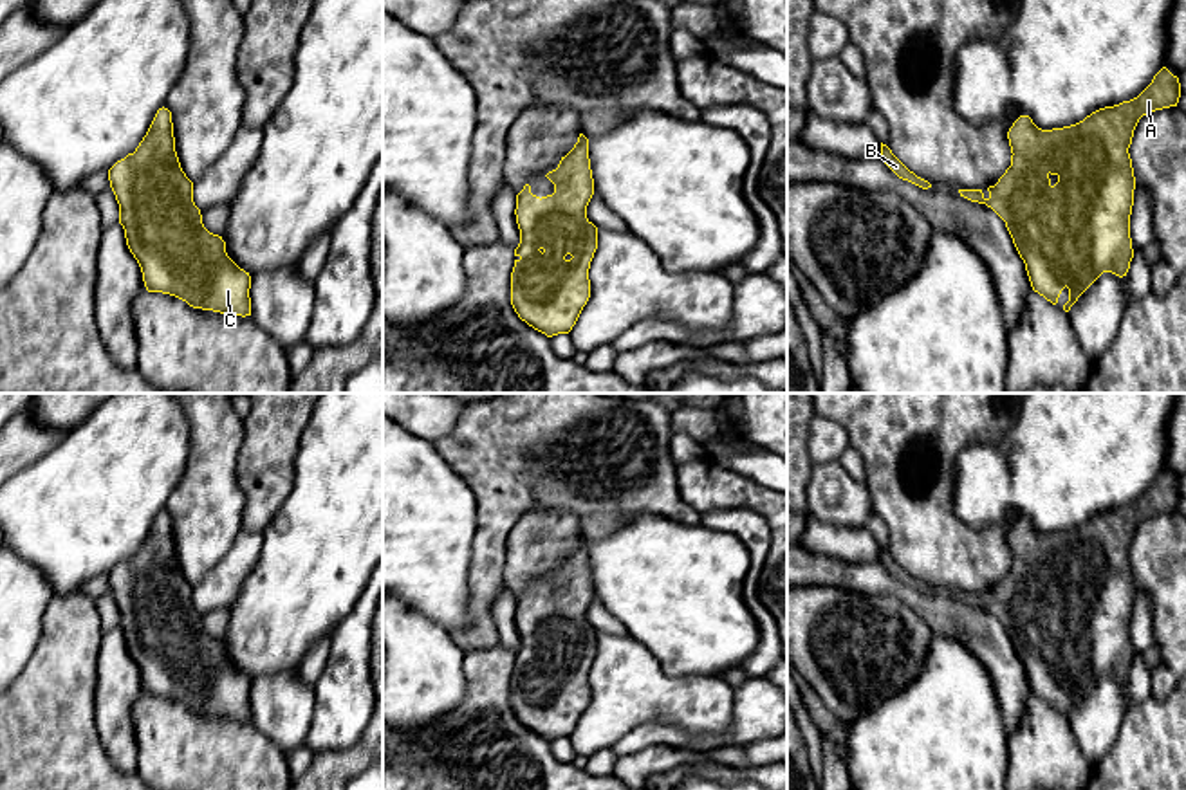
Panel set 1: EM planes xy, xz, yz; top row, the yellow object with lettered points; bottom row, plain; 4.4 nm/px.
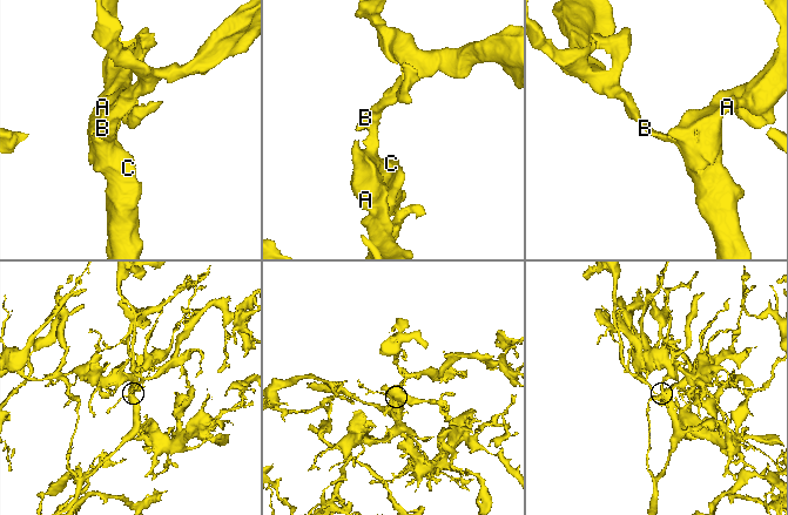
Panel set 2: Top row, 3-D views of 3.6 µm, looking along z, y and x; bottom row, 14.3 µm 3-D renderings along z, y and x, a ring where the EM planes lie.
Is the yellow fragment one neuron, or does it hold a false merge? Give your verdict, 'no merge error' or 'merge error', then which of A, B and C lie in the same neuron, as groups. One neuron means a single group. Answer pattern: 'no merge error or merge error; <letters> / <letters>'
no merge error; A B C

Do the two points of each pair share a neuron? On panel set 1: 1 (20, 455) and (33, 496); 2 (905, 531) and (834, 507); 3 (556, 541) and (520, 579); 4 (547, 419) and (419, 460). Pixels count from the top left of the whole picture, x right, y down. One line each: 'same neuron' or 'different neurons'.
1: different neurons
2: different neurons
3: same neuron
4: different neurons

